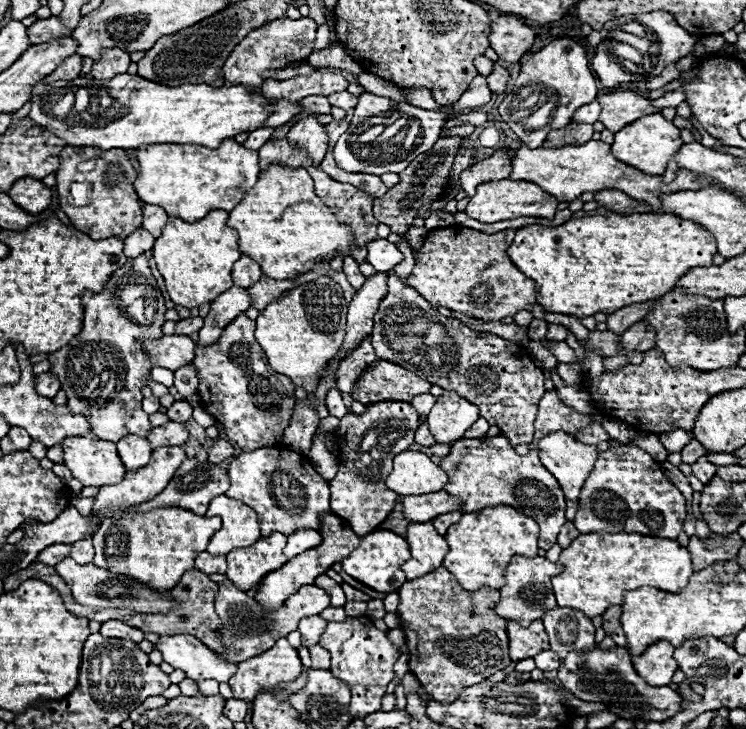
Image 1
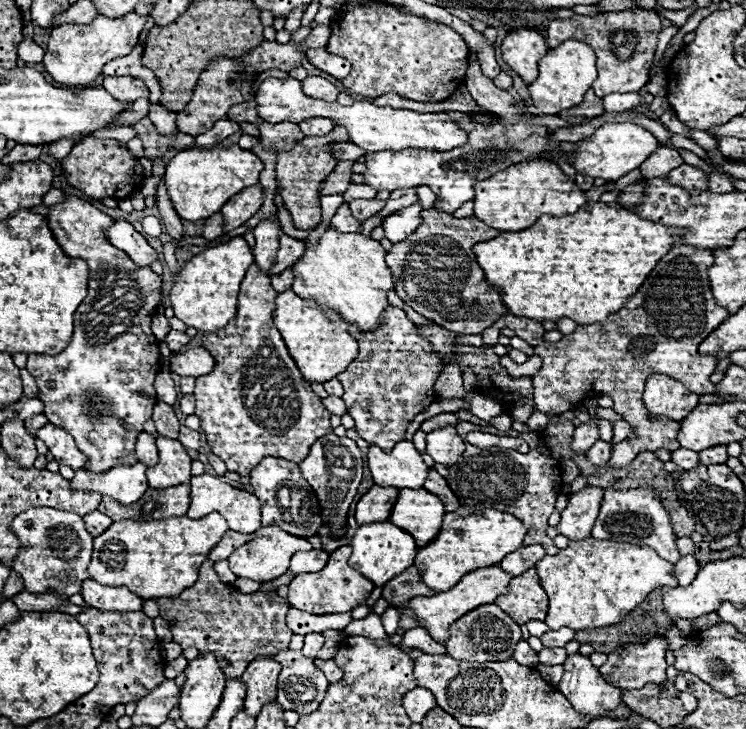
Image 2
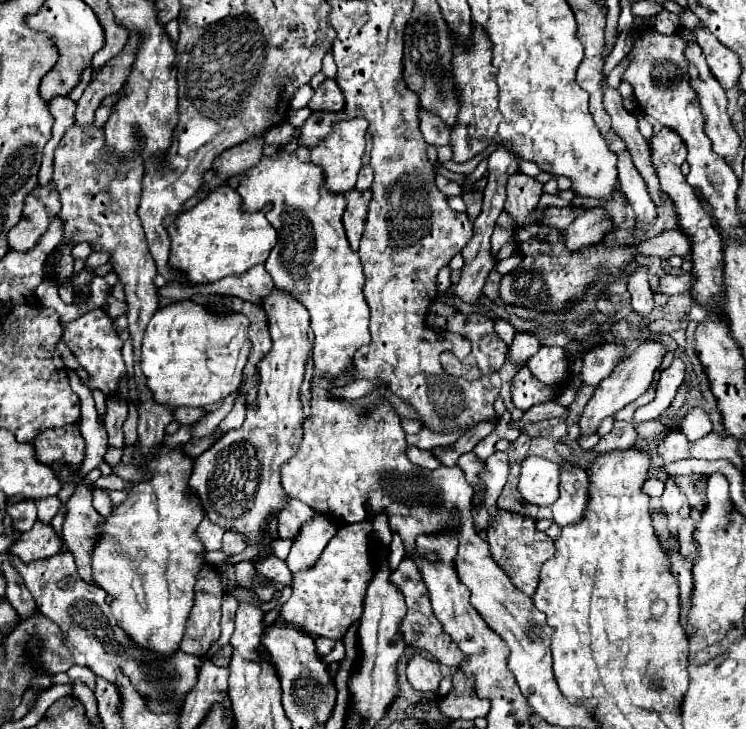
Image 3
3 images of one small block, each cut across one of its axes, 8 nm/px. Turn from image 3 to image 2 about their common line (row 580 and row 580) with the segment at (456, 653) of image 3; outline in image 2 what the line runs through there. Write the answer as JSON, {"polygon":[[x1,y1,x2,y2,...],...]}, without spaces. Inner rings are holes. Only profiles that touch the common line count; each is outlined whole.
{"polygon":[[412,566,382,588,382,598,394,608,402,608,412,596,432,596,432,592,434,590,424,584,418,568]]}

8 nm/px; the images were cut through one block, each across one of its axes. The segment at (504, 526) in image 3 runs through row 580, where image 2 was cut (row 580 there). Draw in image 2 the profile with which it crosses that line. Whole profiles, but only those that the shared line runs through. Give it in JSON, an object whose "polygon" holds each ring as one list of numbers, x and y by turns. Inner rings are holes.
{"polygon":[[530,568,524,574,516,576,508,586,508,594,498,596,496,604,520,626,530,620,544,622,548,610,548,596,538,582,536,568]]}

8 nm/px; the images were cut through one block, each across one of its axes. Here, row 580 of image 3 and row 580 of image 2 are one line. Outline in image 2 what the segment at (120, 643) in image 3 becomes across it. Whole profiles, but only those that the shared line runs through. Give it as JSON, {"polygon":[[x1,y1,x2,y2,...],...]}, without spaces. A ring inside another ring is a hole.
{"polygon":[[30,508,18,514,12,522,14,534,20,538,20,552,12,568,22,576,28,592,56,592,58,596,70,598,78,594,82,582,90,578,88,564,92,558,92,536,84,530,84,522,74,512,54,508]]}

